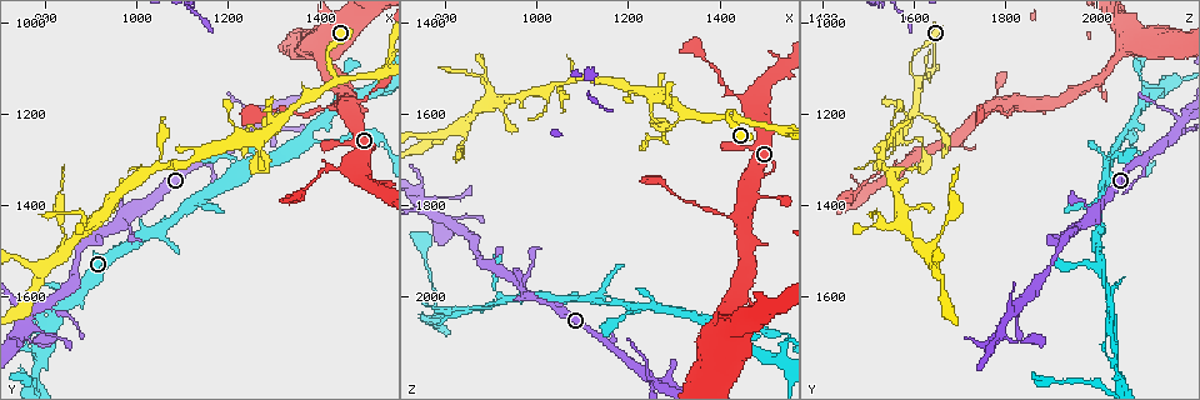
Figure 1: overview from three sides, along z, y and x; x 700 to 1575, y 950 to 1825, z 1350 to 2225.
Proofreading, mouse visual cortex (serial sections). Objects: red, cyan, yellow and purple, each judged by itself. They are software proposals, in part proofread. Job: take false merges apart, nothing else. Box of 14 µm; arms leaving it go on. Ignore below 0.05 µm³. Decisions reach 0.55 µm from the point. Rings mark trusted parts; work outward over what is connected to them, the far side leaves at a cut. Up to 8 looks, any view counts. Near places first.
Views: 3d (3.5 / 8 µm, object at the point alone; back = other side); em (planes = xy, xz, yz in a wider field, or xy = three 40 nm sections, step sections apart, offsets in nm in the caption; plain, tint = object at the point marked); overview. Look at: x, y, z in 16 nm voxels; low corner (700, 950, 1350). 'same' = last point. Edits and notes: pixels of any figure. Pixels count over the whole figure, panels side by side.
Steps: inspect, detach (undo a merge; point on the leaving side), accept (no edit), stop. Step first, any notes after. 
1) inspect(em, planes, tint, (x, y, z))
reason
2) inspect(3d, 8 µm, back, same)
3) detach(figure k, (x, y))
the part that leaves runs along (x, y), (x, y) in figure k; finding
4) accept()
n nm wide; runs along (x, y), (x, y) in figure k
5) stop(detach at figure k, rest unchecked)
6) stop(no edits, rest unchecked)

inspect(3d, 3.5 µm, (1435, 1120, 1605))
three-way junction

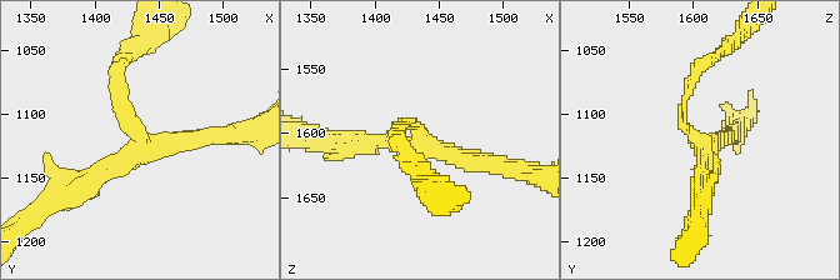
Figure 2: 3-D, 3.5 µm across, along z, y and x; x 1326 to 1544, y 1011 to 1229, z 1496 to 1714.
accept()
arms of 150, 200, 250 nm; runs along (119, 78), (141, 146), (73, 193) in figure 2; one cell here

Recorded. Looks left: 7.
inspect(3d, 8 µm, (1055, 1310, 1530))
a narrow waist

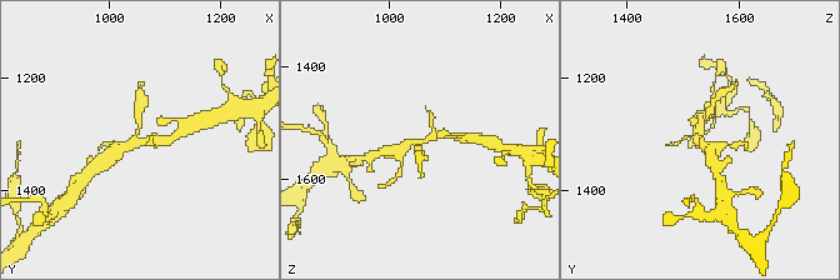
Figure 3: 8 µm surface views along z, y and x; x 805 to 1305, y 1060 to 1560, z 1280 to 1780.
inspect(3d, 3.5 µm, (1050, 1310, 1530))
zoom in

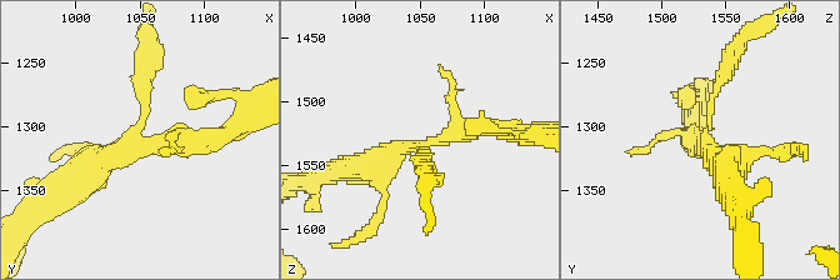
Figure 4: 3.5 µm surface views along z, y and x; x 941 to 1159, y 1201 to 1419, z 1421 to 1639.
inspect(em, planes, tint, (1050, 1316, 1532))
3 arms; arms of 150, 200, 400 nm; shape alone is not enough

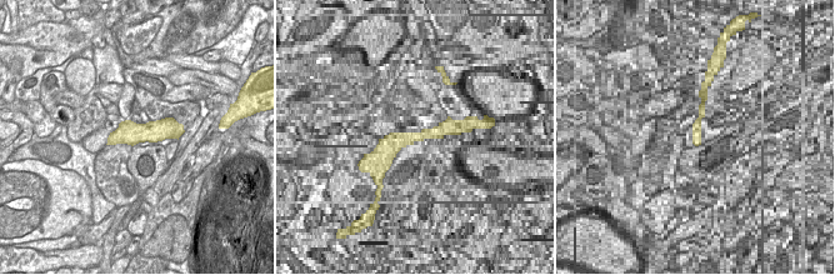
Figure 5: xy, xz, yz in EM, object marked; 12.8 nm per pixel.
accept()
continuous, no second cell

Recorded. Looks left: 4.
inspect(3d, 8 µm, (1285, 1235, 2190))
three arms meet

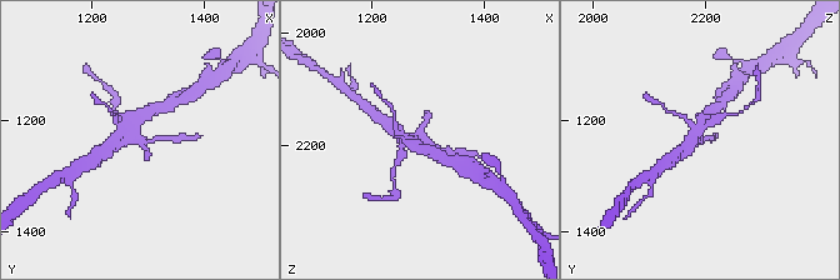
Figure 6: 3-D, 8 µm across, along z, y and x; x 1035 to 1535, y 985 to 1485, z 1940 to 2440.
inspect(3d, 3.5 µm, (1285, 1240, 2180))

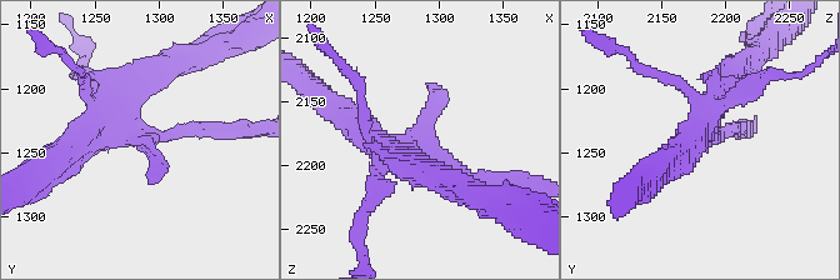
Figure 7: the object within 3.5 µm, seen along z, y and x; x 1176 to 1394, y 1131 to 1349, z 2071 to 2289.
accept()
arms of 150, 350, 350 nm; runs along (364, 131), (494, 180) in figure 7; all the same cell

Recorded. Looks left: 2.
stop(no edits, rest unchecked)

